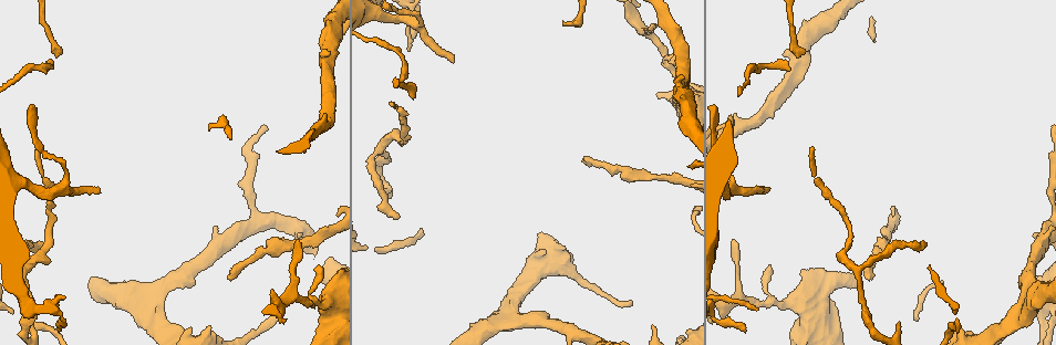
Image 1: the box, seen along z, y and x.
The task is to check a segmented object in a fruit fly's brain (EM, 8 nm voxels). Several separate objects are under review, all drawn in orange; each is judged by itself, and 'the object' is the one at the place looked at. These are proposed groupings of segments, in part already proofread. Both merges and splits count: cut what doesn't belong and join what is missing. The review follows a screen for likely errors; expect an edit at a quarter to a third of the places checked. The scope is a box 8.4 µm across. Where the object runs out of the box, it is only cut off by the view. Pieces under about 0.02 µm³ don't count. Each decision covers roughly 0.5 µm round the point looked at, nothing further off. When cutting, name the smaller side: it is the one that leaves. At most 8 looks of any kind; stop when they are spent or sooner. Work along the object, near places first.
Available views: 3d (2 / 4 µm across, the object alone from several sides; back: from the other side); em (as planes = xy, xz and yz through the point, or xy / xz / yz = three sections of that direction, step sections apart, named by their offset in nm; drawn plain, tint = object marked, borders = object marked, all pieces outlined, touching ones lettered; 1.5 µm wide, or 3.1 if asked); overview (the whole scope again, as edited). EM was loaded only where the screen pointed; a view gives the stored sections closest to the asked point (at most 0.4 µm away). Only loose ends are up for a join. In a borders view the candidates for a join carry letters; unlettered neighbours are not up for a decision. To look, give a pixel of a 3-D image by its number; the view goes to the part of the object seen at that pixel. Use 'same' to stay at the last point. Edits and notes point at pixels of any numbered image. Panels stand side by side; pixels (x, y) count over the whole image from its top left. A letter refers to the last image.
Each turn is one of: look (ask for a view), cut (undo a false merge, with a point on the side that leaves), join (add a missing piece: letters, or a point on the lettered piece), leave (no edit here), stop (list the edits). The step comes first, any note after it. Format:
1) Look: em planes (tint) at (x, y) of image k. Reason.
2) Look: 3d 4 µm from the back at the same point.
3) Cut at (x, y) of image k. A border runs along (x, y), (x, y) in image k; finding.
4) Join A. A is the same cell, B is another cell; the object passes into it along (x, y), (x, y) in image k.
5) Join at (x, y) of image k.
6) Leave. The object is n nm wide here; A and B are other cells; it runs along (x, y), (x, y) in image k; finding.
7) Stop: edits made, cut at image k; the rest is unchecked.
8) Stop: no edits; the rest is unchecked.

Look: em yz step 4 (borders) at (870, 276) of image 1. Tapers out.

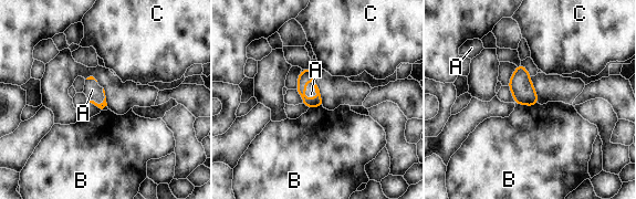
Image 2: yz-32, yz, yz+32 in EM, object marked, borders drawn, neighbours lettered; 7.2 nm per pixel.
Look: em planes (borders) at the same point. Cut it another way.

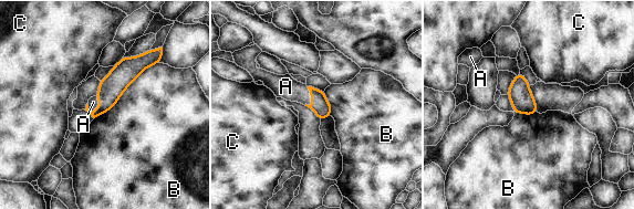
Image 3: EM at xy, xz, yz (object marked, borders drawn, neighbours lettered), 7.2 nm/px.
Join A. A is the same cell, B and C are other cells; the object passes into it along (111, 89), (100, 105), (93, 102) in image 3; it goes on there.

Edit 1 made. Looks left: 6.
Look: overview. See it whole again.

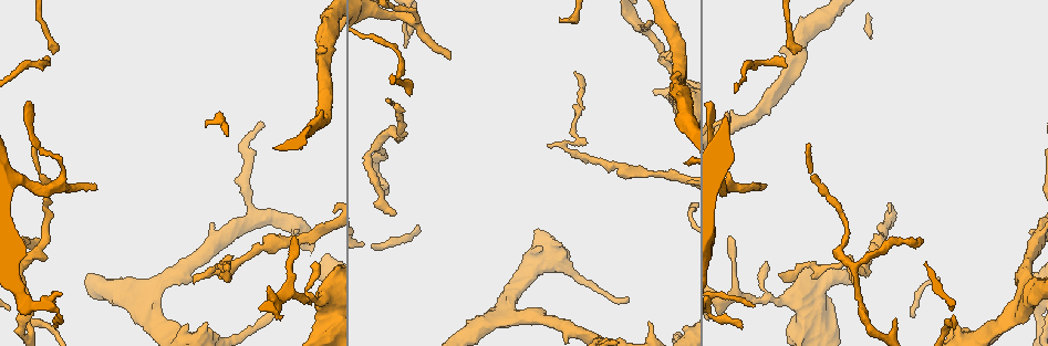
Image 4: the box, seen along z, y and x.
Look: em 3.1 µm xy step 8 (borders) at (324, 297) of image 4. Calibre changes.

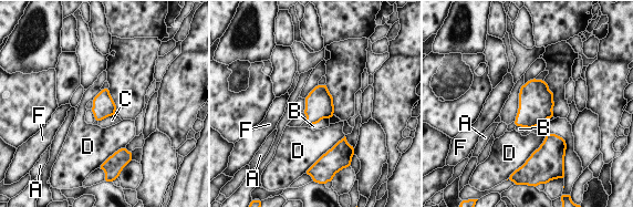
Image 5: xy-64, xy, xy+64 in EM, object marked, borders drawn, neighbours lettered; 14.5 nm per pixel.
Leave. The longest contact is with D, 280 nm; A, B, C, D and F are other cells; a border runs along (318, 84), (304, 97) in image 5; one cell here.

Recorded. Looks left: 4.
Look: 3d 4 µm at (447, 57) of image 4. Tapers out.

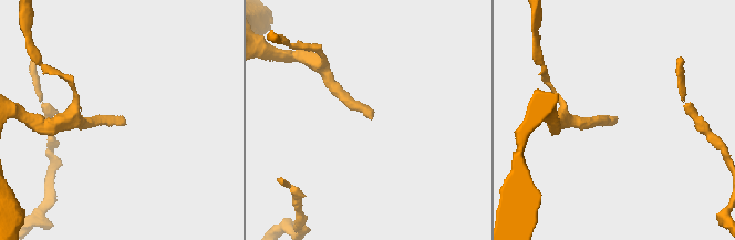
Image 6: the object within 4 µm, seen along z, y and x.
Look: em xy step 4 (borders) at (612, 124) of image 6.

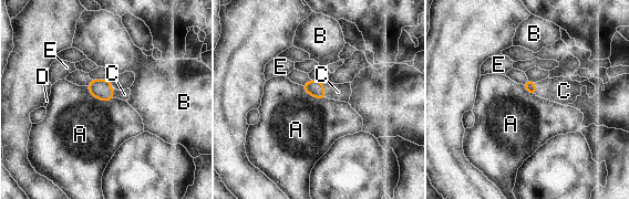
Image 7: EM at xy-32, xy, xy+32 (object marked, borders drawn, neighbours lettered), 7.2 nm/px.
Join C. C is the same cell, A, B, D and E are other cells; the object passes into it along (313, 87), (322, 91), (338, 92) in image 7; the cell continues.

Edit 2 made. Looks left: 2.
Stop: edits made, join at image 3, join at image 7; the rest is unchecked.

